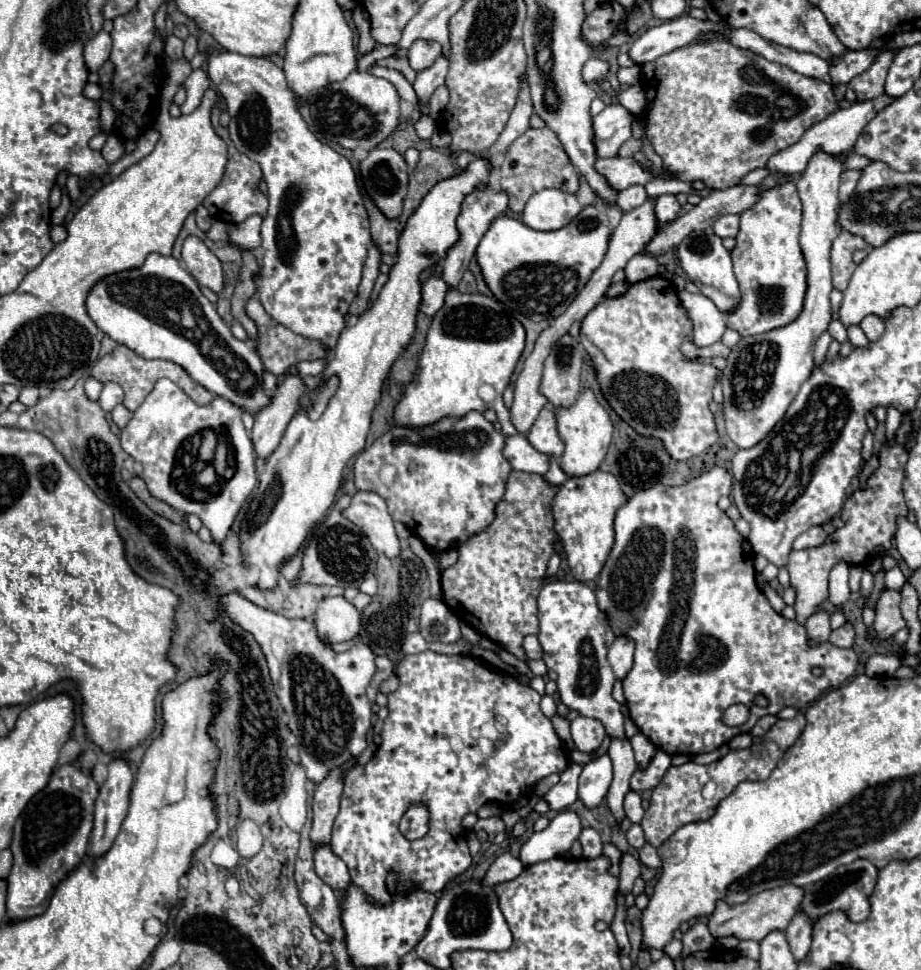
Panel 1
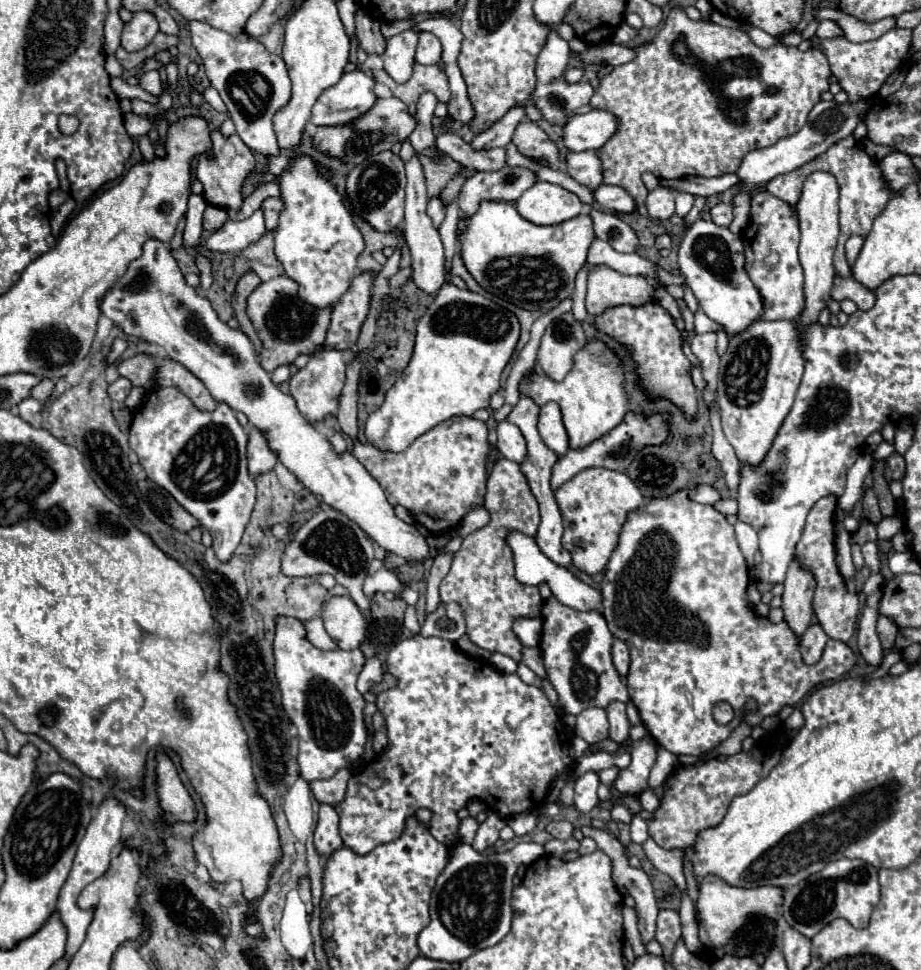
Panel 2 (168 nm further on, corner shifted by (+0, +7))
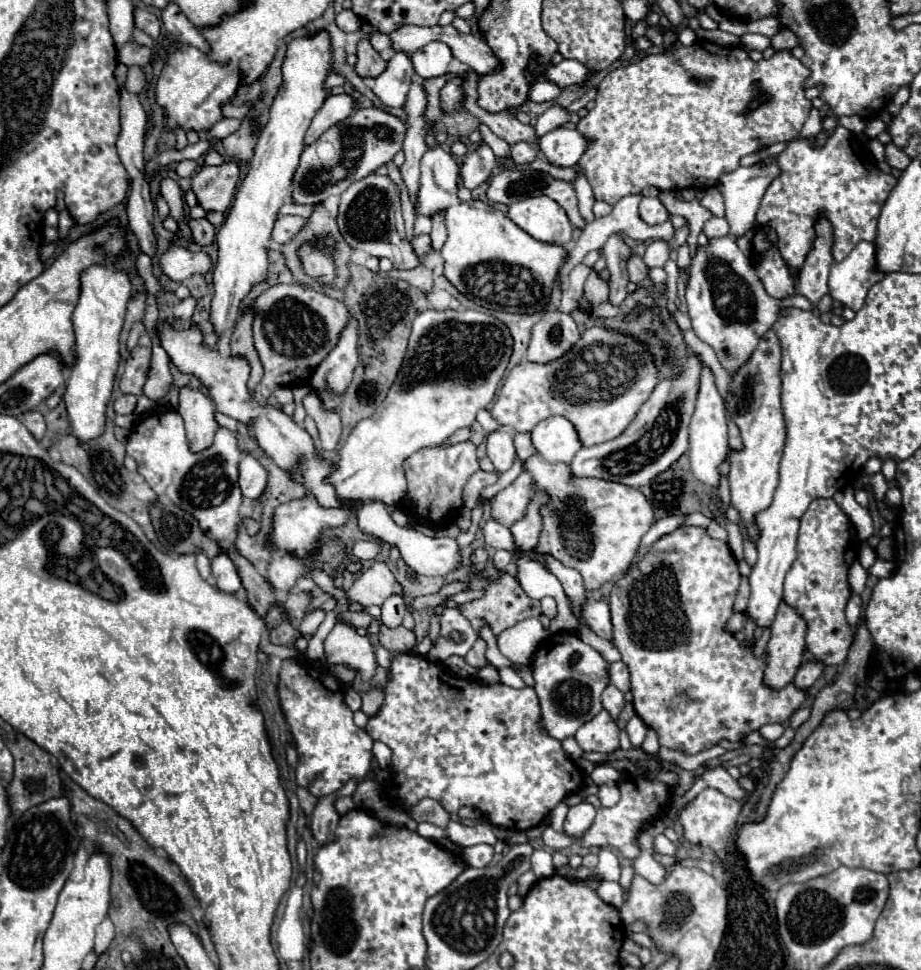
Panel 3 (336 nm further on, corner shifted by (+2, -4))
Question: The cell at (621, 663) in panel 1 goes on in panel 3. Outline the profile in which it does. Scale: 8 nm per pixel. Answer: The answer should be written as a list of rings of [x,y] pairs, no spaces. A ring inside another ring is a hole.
[[[615,661],[609,665],[609,677],[611,683],[619,689],[619,691],[629,691],[629,669],[623,661]]]

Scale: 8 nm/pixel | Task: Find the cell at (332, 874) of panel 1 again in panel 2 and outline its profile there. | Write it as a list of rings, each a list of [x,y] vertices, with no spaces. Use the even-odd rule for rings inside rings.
[[[321,804],[319,822],[315,828],[315,848],[319,854],[329,856],[329,852],[335,852],[341,846],[343,842],[339,836],[339,814],[333,806]]]

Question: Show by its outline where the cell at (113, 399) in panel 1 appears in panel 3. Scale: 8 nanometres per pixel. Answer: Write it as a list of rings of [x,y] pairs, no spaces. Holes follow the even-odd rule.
[[[121,395],[121,397],[115,399],[113,407],[115,407],[115,413],[119,413],[119,415],[129,415],[129,413],[133,413],[135,403],[137,403],[137,397],[135,397],[135,395]]]

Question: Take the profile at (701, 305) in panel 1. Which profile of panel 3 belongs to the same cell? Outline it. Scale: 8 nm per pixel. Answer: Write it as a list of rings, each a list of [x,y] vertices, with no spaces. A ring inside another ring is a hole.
[[[703,363],[703,375],[699,377],[699,395],[697,395],[697,405],[695,413],[689,425],[689,461],[691,461],[691,471],[695,479],[701,483],[707,483],[711,487],[719,485],[719,471],[717,467],[721,461],[727,457],[729,445],[727,445],[727,417],[725,417],[725,405],[723,399],[717,391],[715,377],[711,369]]]

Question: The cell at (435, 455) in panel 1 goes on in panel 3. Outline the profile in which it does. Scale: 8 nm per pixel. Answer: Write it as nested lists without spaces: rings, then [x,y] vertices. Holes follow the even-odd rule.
[[[471,441],[455,443],[455,445],[439,445],[439,447],[425,447],[417,451],[403,463],[407,475],[407,495],[405,501],[413,507],[417,517],[427,519],[431,527],[445,527],[451,521],[451,515],[463,507],[463,487],[467,479],[479,471],[477,461],[477,447]]]

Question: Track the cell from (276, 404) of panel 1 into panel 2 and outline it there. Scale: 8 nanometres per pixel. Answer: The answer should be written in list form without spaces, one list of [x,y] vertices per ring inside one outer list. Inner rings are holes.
[[[253,428],[249,432],[247,460],[249,460],[249,474],[253,478],[273,470],[273,466],[277,464],[277,456],[273,456],[273,452],[269,452],[269,444],[265,444],[265,436],[261,436],[261,432],[257,432],[257,428]]]

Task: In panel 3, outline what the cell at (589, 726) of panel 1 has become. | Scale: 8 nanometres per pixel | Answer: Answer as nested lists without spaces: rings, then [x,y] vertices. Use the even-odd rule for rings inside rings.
[[[603,709],[589,723],[581,725],[575,733],[575,739],[583,751],[601,751],[611,753],[619,747],[619,727]]]

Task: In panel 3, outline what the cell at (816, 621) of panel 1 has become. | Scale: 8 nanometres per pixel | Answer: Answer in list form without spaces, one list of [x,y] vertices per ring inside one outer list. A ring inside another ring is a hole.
[[[813,659],[813,661],[809,661],[809,663],[803,663],[803,665],[799,667],[793,683],[795,683],[797,687],[801,687],[801,689],[809,689],[809,687],[819,679],[819,675],[823,673],[823,669],[825,669],[825,663],[819,663],[819,659]]]

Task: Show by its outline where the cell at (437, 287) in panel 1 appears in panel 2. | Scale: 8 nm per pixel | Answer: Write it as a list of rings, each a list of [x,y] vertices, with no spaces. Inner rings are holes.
[[[415,154],[411,160],[405,162],[405,172],[407,172],[407,198],[405,198],[405,240],[407,246],[411,250],[411,258],[413,258],[413,280],[415,284],[429,292],[435,294],[443,282],[445,282],[445,258],[443,258],[443,244],[439,238],[437,228],[433,226],[433,222],[429,220],[429,216],[425,214],[425,206],[427,206],[427,188],[425,188],[425,174],[423,174],[423,166],[419,156]]]

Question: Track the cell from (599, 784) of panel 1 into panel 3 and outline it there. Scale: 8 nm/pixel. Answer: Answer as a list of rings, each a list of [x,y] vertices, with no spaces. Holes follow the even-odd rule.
[[[591,803],[573,805],[565,819],[565,833],[581,837],[591,827],[593,819],[595,819],[595,807]]]

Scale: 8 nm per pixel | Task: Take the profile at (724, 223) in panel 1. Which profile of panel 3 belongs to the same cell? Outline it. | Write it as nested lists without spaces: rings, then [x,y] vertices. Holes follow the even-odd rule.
[[[711,217],[703,225],[703,231],[707,237],[725,237],[729,233],[729,223],[725,217]]]

